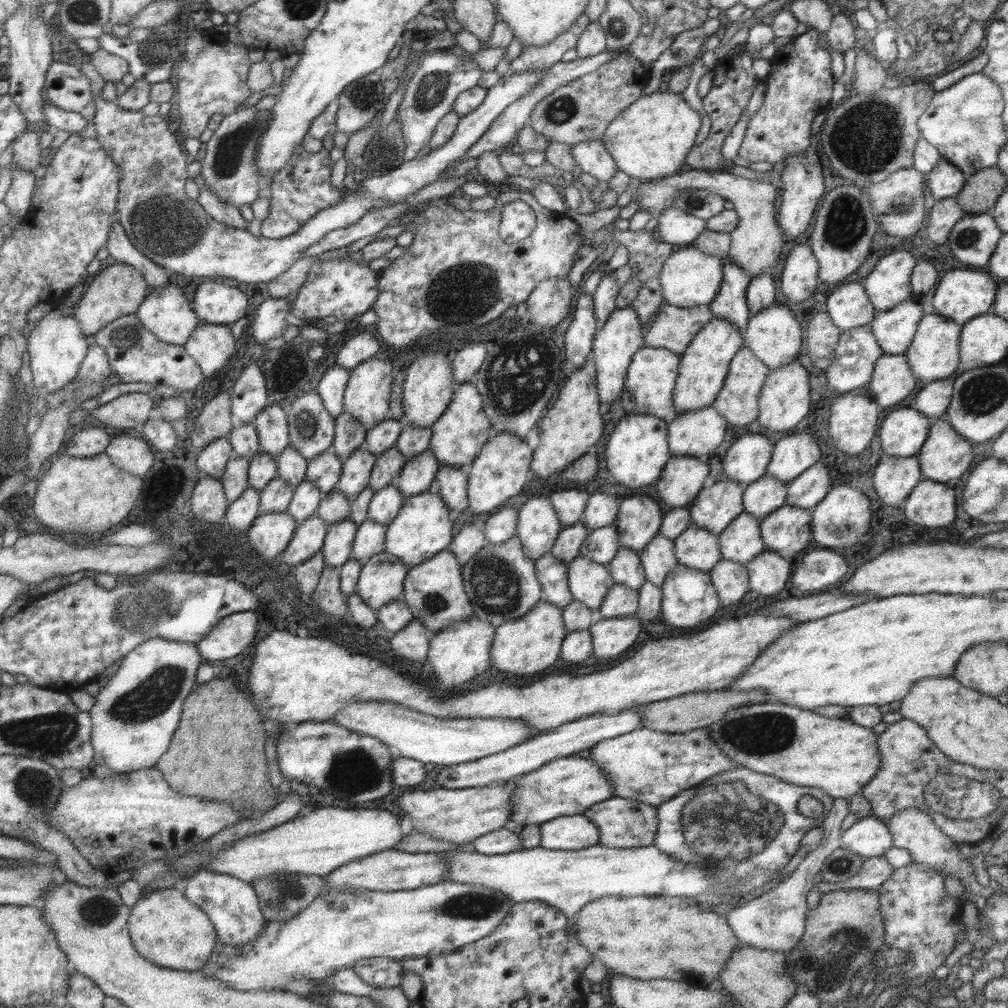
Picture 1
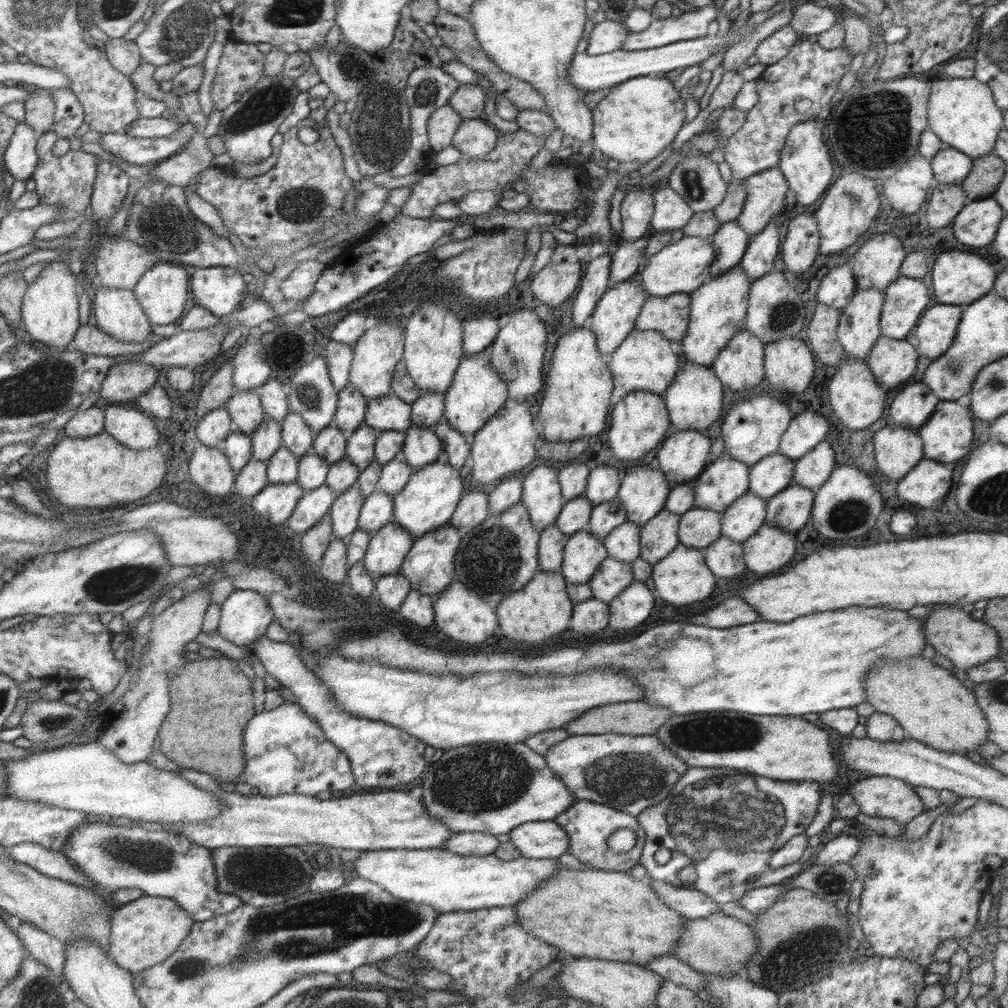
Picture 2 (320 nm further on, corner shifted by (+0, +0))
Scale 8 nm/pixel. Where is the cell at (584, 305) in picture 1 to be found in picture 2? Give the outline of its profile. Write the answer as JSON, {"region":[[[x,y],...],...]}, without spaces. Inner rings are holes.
{"region":[[[601,253],[587,264],[573,300],[571,318],[575,327],[581,327],[583,320],[593,312],[599,297],[608,289],[611,257],[609,253]]]}

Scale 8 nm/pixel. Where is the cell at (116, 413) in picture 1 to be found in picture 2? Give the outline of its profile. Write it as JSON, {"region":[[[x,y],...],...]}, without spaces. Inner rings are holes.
{"region":[[[121,360],[109,367],[97,394],[109,405],[126,404],[156,384],[157,375],[149,364]]]}

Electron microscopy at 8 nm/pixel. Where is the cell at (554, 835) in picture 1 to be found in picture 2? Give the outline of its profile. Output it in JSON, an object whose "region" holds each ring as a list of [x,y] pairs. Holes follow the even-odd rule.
{"region":[[[553,821],[518,824],[508,835],[511,845],[527,859],[556,860],[569,845],[565,831]]]}

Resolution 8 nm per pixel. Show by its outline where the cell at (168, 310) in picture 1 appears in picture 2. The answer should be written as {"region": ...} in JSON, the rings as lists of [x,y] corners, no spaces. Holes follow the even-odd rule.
{"region":[[[158,262],[137,280],[132,291],[152,325],[171,324],[183,314],[187,279],[184,266]]]}

